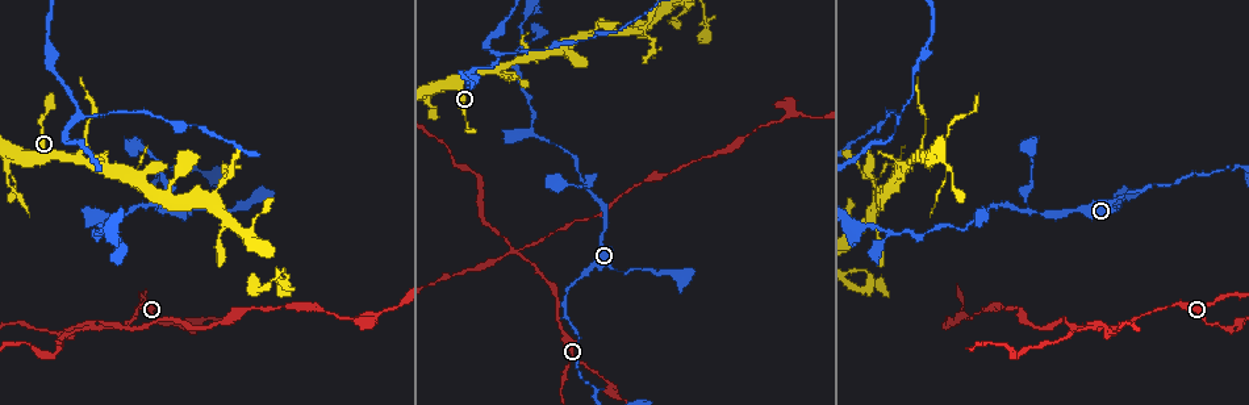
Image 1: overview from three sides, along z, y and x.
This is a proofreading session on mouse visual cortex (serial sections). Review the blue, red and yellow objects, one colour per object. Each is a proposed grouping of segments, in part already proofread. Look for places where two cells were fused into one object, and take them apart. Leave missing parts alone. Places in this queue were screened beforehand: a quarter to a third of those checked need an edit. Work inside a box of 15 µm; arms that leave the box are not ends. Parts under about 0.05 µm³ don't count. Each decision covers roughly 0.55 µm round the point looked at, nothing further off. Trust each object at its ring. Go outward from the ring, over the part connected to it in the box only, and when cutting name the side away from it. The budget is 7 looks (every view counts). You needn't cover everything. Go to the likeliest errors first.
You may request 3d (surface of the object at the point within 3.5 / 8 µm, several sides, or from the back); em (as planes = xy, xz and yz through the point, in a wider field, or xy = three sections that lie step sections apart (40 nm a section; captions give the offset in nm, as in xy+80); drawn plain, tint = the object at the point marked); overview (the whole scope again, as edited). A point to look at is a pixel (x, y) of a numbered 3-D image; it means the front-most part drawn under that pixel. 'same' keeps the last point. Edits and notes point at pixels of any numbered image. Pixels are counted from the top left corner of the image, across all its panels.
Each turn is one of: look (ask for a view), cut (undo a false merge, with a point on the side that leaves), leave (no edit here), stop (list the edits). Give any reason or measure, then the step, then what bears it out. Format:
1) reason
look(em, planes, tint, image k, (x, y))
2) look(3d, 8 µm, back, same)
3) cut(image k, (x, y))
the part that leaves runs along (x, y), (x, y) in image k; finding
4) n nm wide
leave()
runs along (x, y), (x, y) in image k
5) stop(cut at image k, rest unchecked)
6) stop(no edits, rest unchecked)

sharp bend
look(3d, 3.5 µm, image 1, (519, 253))

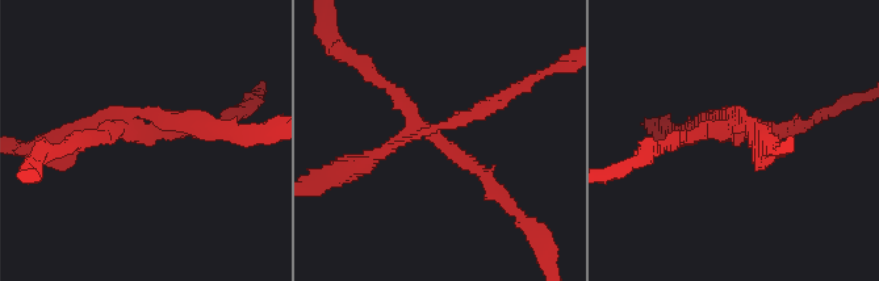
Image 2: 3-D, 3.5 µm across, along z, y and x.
arms of 200, 200, 200, 200 nm
cut(image 2, (61, 133))
the part that leaves runs along (129, 120), (153, 112), (238, 131) in image 2; two cells meet here

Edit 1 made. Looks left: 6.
sharp bend
look(3d, 3.5 µm, image 1, (1033, 213))

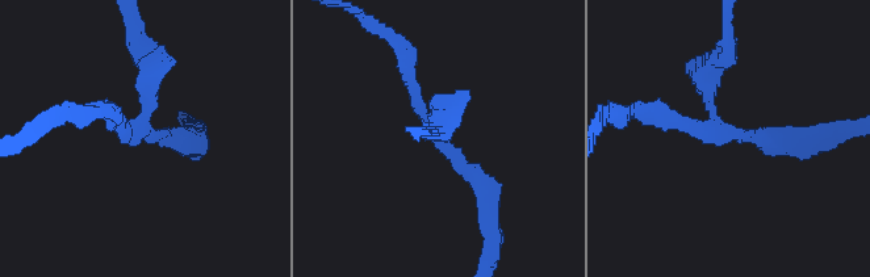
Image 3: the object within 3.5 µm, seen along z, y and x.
shape alone is not enough
look(em, xy, step 2, tint, image 3, (723, 131))

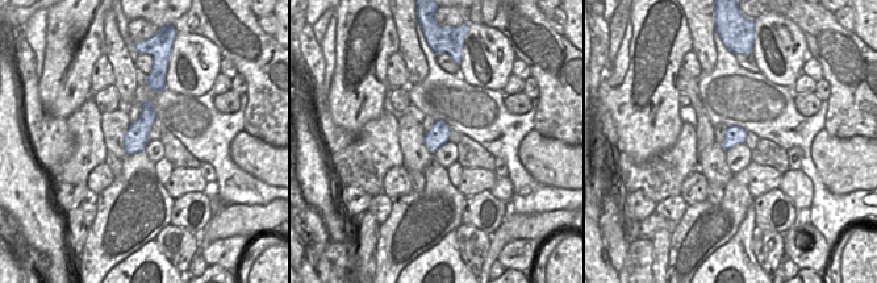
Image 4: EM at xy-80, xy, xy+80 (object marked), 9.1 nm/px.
leave()
runs along (485, 192), (429, 125), (405, 57) in image 3; continuous, no second cell

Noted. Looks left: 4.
abrupt turn
look(3d, 3.5 µm, back, image 1, (910, 159))

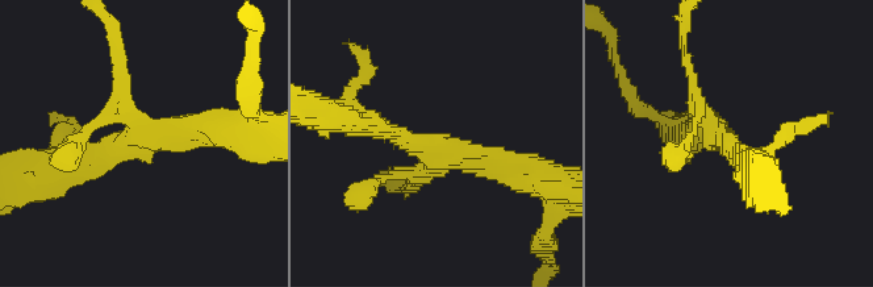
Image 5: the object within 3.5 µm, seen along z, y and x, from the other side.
need the tissue
look(em, xy, step 2, tint, image 5, (432, 151))

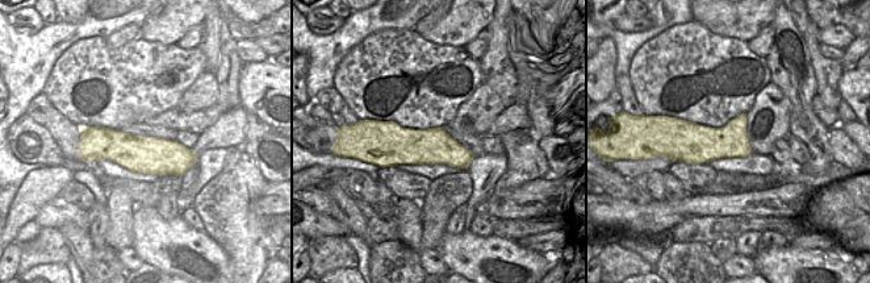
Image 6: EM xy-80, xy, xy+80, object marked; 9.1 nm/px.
another direction
look(em, xy, step 3, tint, same)

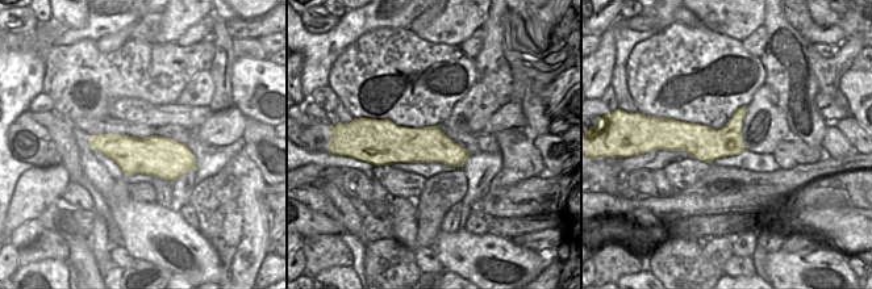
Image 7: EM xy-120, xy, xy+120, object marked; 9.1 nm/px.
320 nm wide
leave()
runs along (91, 138), (132, 155), (192, 160) in image 7; all the same cell

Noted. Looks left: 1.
stop(cut at image 2, rest unchecked)

